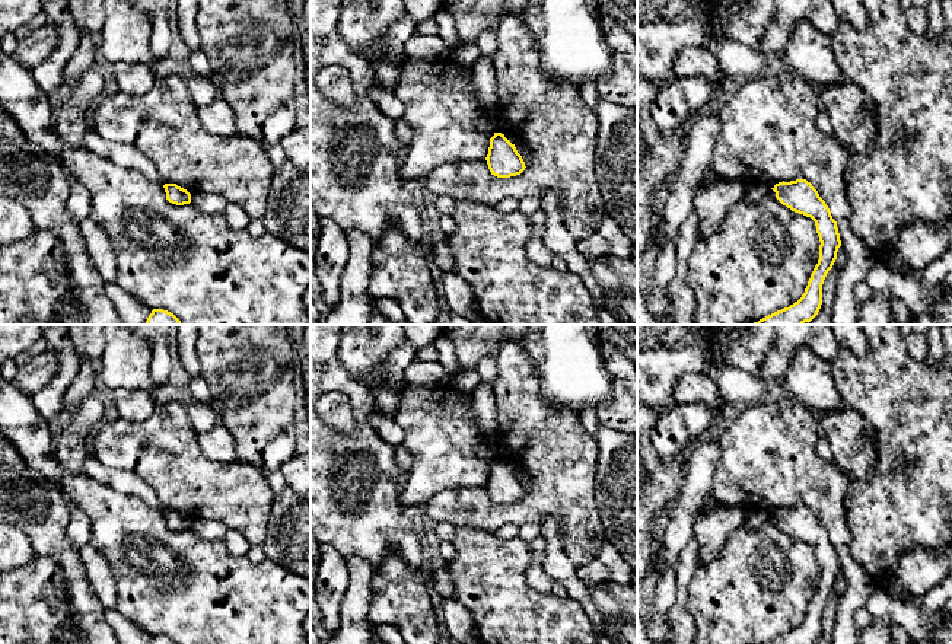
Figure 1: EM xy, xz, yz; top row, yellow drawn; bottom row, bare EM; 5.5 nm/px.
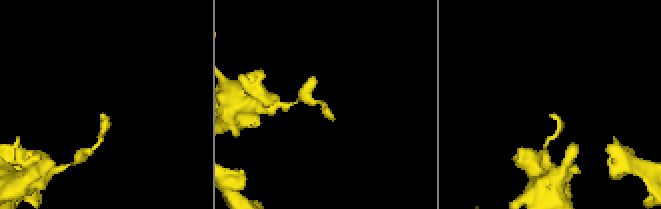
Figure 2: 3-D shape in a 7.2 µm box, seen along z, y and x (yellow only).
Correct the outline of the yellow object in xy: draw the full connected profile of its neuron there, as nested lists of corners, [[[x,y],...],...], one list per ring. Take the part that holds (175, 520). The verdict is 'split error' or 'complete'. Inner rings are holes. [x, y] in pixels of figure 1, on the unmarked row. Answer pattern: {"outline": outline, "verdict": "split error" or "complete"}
{"outline": [[[165,510],[166,526],[176,532],[184,532],[191,529],[191,520],[178,513],[176,510]]], "verdict": "complete"}

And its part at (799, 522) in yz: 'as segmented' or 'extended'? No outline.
as segmented

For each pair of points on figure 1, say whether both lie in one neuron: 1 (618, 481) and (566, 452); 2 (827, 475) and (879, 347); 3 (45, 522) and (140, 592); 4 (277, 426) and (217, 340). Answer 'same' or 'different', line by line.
1: different
2: different
3: different
4: same

